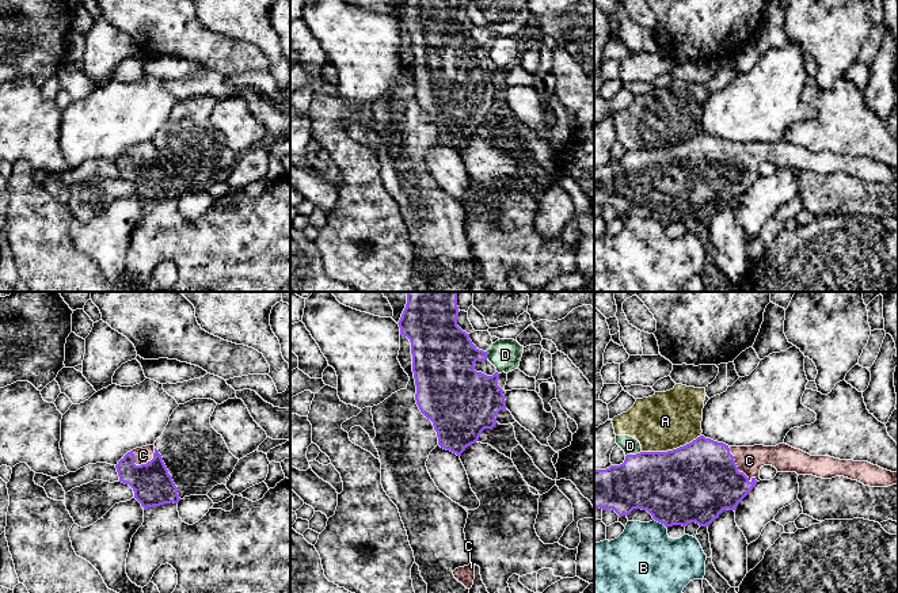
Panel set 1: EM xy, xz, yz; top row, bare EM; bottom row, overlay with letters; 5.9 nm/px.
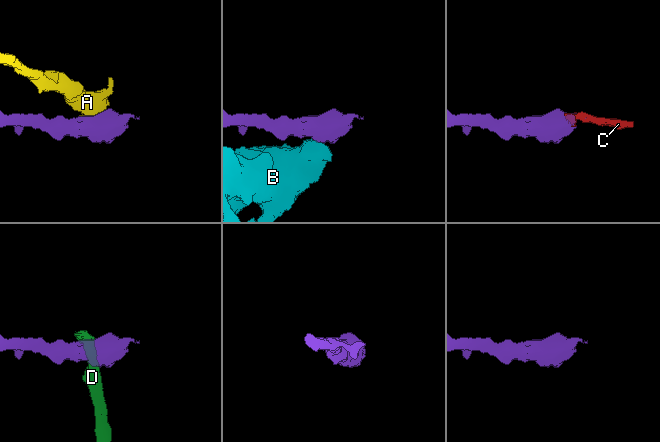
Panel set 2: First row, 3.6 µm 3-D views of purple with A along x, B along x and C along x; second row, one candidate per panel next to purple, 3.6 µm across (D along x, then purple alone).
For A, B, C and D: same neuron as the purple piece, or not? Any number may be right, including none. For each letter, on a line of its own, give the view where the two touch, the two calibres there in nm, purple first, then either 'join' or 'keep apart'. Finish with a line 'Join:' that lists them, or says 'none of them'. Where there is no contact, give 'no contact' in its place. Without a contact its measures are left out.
A: meets purple in yz; 460 nm thick on the purple side, 340 nm on the other; keep apart
B: meets purple in yz; 440 nm thick on the purple side, 420 nm on the other; keep apart
C: meets purple in yz; 460 nm thick on the purple side, 160 nm on the other; join
D: meets purple in yz; 380 nm thick on the purple side, 100 nm on the other; keep apart
Join: C

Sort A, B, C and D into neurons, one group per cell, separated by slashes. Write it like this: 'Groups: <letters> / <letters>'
Groups: A D / B / C

